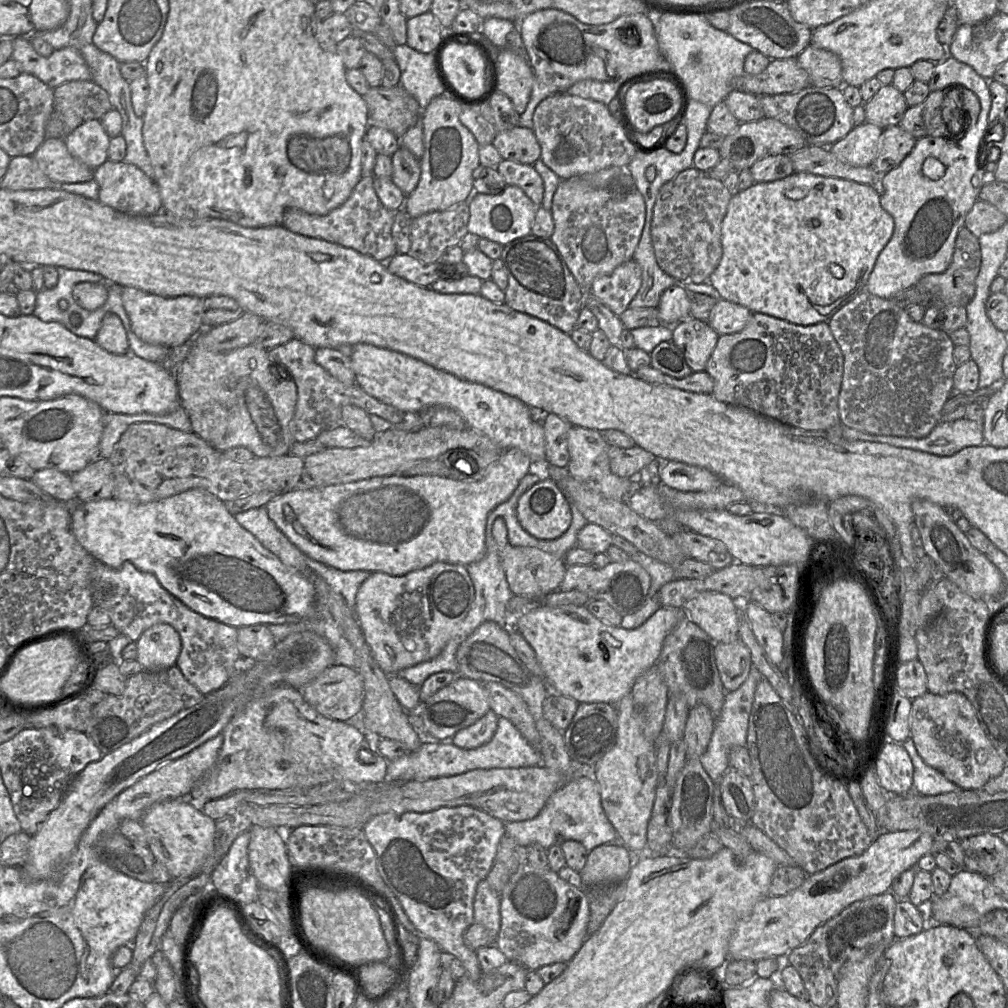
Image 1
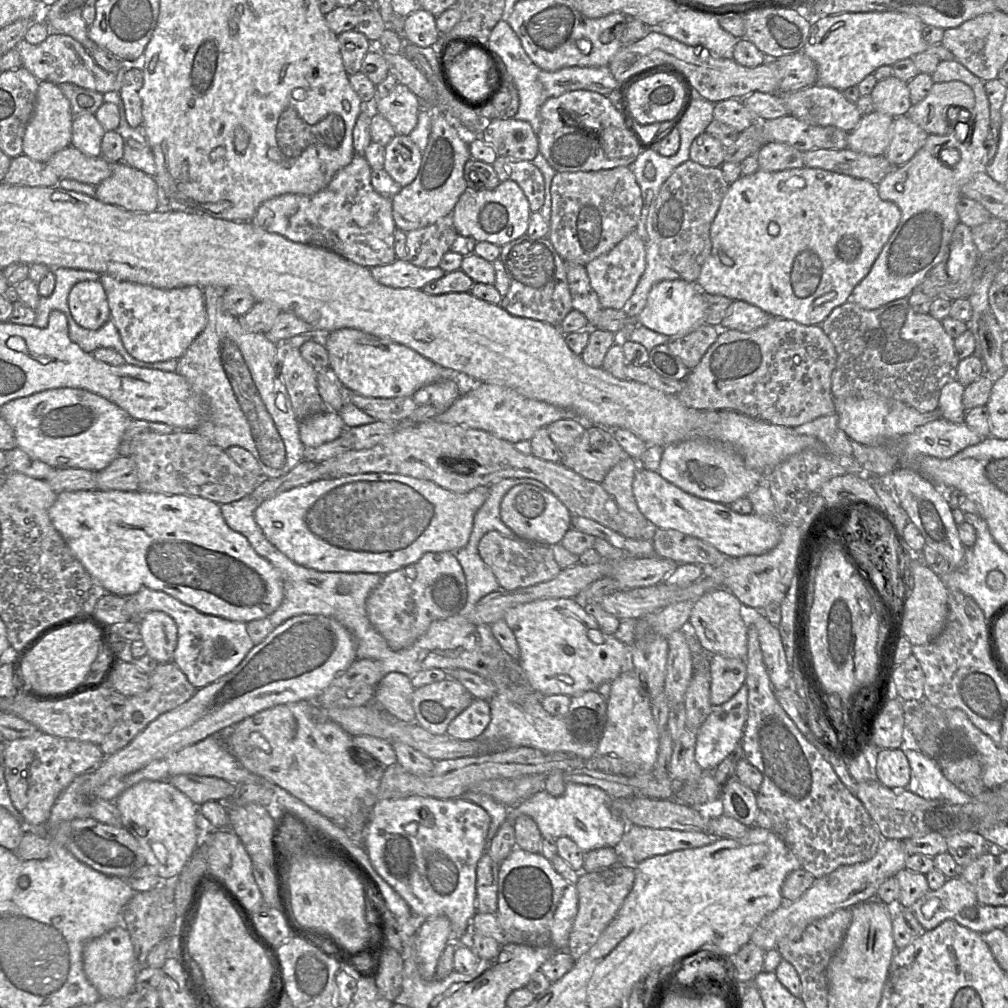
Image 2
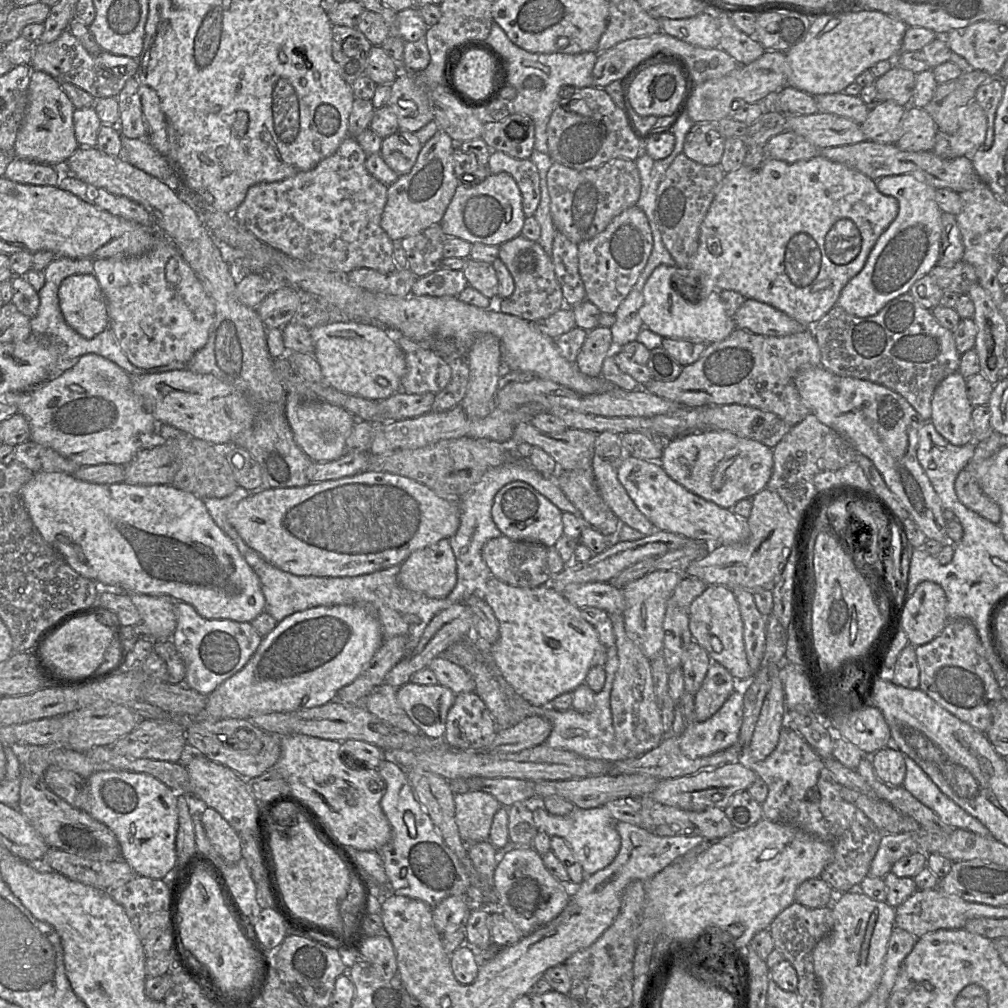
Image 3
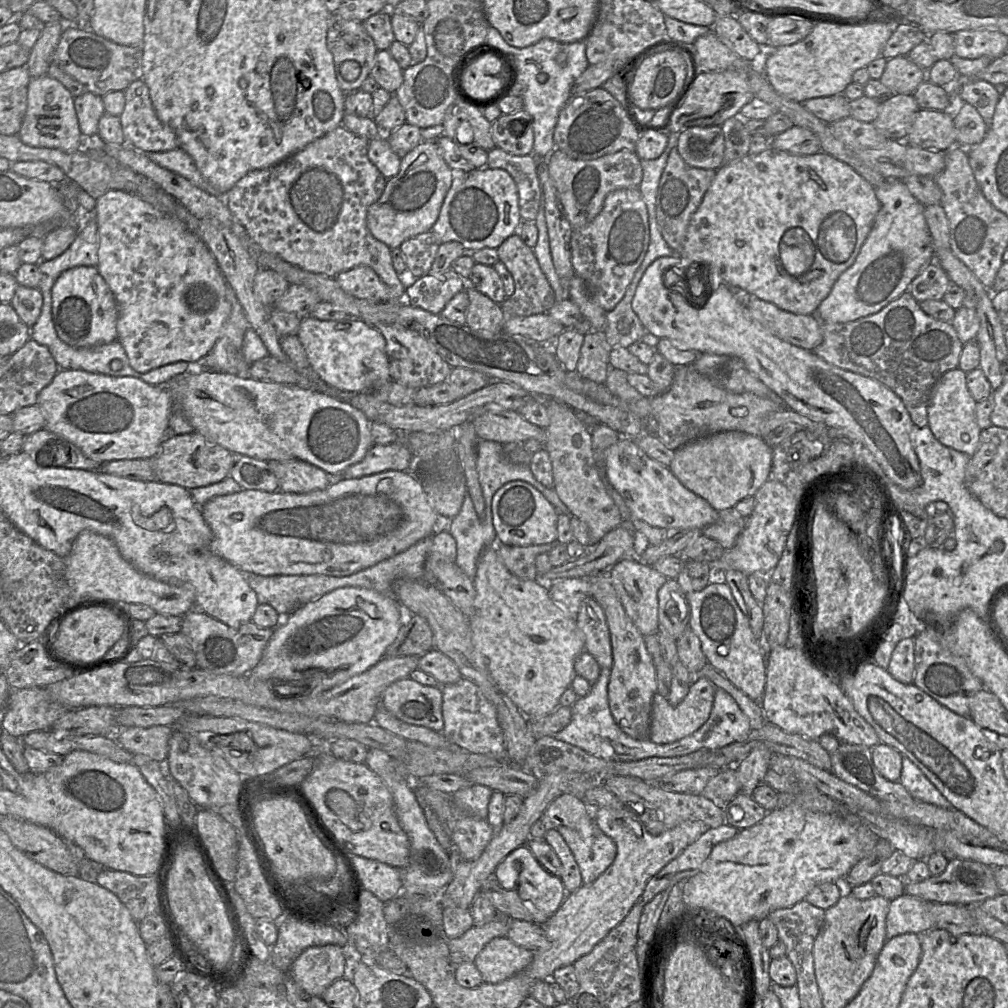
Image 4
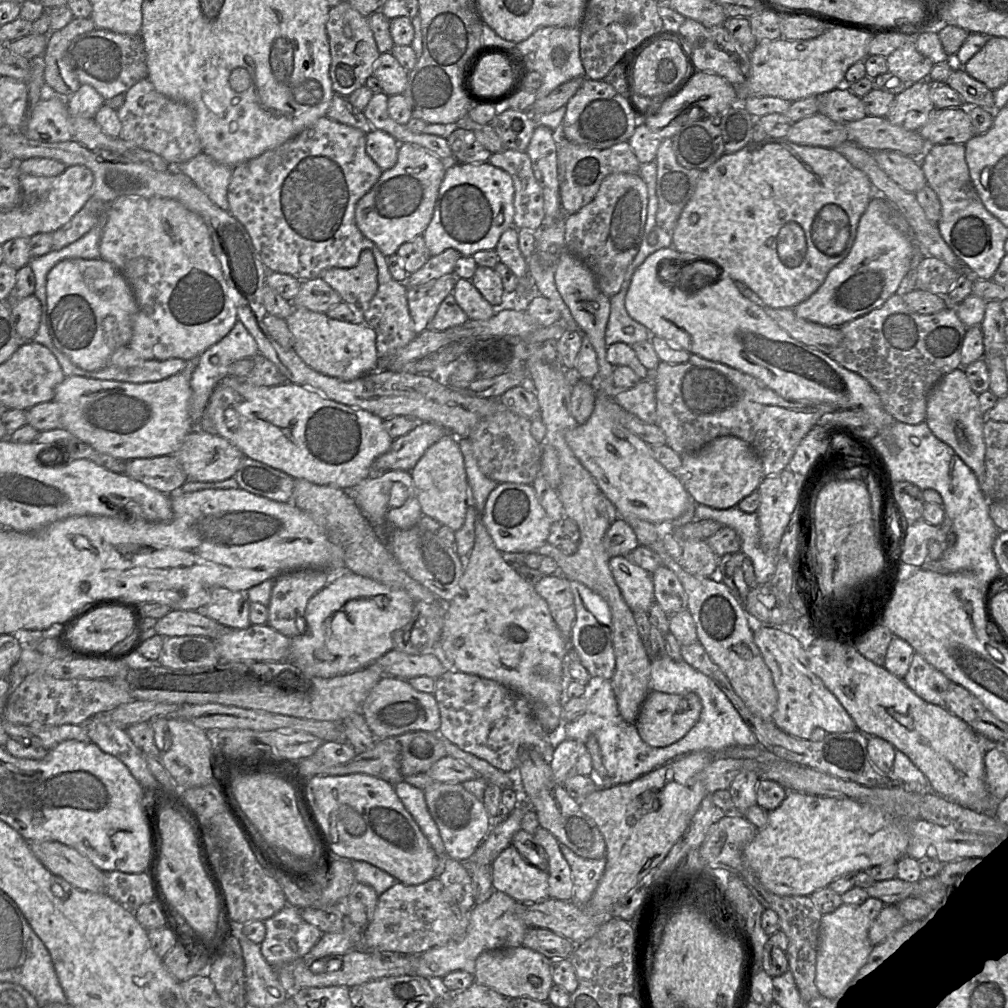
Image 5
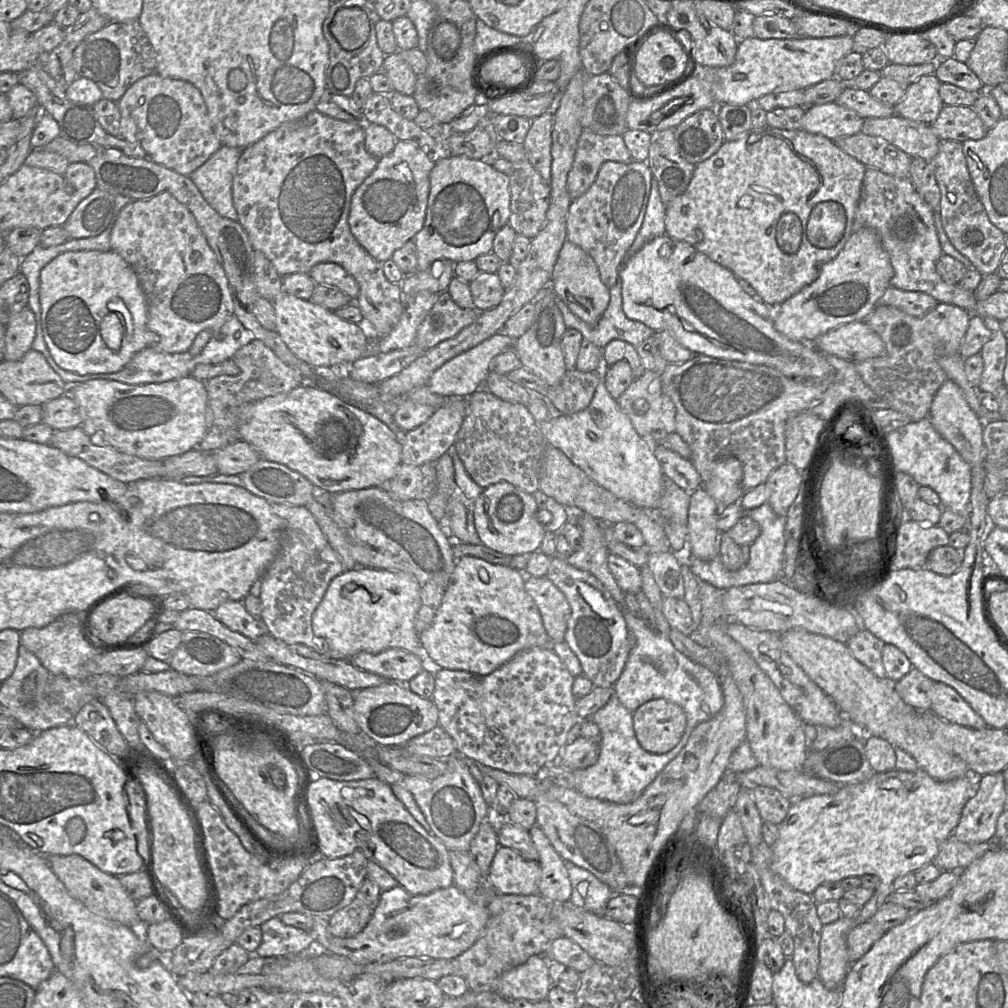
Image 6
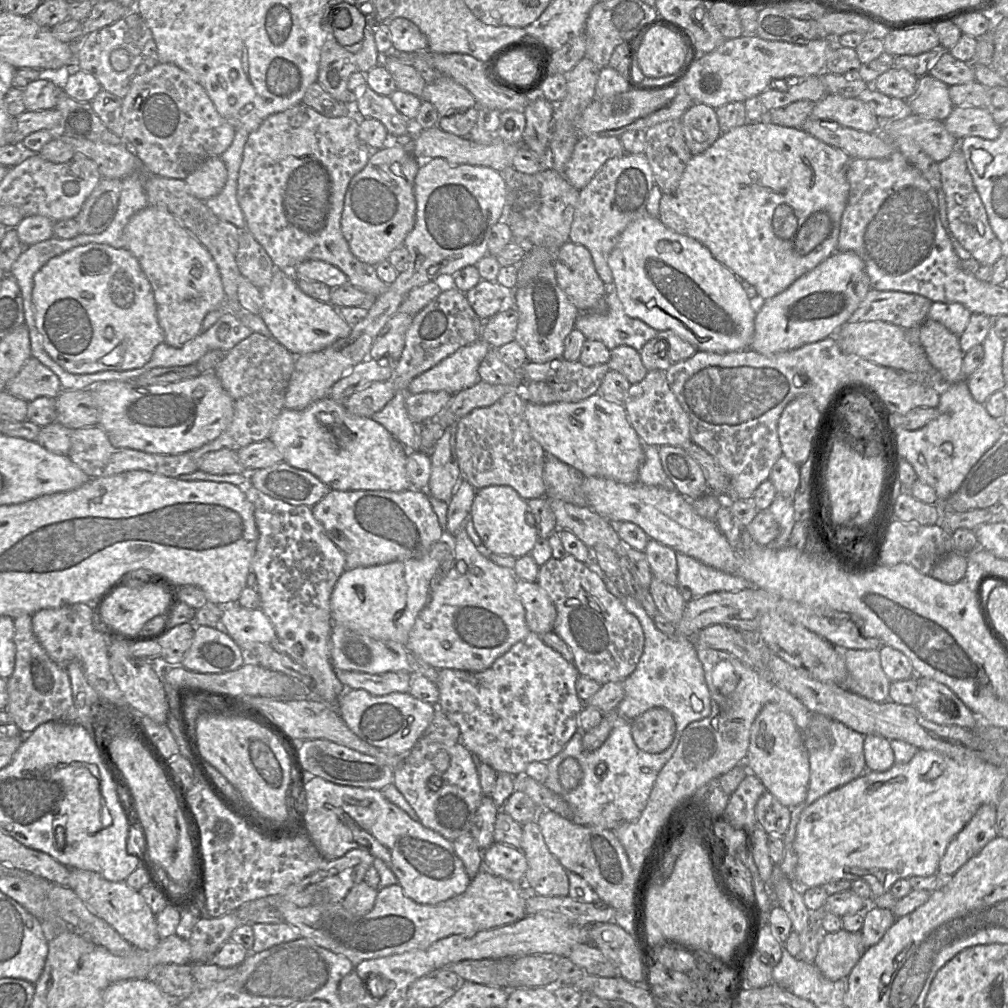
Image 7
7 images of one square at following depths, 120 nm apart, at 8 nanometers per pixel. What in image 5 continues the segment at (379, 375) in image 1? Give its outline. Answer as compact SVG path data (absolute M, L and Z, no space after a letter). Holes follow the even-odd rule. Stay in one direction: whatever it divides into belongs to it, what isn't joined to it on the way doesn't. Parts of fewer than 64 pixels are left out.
M294 307L285 320L293 336L293 350L315 371L350 381L379 370L376 332L367 324L340 321L302 307Z

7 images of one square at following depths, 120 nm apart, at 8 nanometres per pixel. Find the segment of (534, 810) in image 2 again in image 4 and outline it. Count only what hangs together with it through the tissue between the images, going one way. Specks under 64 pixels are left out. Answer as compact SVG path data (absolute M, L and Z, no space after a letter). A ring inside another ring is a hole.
M593 821L586 830L558 826L556 830L570 848L579 867L582 884L596 880L614 861L617 853L615 842Z

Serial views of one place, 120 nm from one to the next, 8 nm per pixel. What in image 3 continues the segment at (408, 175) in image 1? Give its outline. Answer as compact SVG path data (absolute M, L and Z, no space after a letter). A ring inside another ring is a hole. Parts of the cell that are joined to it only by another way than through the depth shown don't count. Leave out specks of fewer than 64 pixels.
M398 130L382 140L380 155L385 163L399 176L410 172L422 148L415 135Z

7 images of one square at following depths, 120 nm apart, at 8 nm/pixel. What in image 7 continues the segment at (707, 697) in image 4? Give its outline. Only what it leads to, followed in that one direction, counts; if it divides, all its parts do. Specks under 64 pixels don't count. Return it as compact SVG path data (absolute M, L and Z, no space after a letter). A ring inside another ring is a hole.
M653 707L631 721L632 738L639 749L661 753L672 743L676 731L673 715L665 708Z

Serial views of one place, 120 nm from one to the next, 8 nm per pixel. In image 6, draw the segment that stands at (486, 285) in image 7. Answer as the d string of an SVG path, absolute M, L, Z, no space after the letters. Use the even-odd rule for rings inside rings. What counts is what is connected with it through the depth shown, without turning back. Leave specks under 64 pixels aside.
M479 272L469 284L475 308L479 312L497 307L506 292L497 272Z

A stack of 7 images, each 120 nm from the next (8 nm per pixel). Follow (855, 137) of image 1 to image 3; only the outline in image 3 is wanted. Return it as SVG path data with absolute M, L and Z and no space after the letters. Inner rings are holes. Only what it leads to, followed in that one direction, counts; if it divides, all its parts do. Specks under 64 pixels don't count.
M883 101L860 125L866 141L896 144L902 135L902 121L906 108L893 101Z

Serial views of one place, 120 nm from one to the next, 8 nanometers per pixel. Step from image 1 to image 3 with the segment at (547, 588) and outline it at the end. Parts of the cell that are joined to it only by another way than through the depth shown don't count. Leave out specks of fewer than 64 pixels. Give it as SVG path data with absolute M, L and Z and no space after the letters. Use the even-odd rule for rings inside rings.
M505 535L488 540L482 548L483 559L494 577L512 586L528 588L550 582L547 552L548 548L542 544L513 540Z

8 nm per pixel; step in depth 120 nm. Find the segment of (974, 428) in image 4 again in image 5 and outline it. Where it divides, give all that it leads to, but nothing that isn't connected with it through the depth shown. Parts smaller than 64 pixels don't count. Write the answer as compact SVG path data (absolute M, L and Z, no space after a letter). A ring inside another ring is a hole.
M963 367L945 374L932 388L927 398L925 422L934 436L950 446L963 460L981 485L985 473L985 420L979 407L978 395L972 391Z

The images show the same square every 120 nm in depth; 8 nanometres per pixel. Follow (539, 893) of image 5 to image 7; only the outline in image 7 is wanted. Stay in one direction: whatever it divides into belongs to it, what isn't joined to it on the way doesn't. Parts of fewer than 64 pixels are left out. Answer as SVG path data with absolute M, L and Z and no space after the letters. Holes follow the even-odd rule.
M493 843L482 852L483 867L492 874L514 884L524 884L527 861L521 850Z

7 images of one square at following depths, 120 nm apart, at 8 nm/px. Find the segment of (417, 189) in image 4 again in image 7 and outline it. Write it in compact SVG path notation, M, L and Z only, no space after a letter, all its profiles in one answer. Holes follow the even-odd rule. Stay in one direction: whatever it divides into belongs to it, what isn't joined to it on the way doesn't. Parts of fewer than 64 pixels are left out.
M387 143L384 148L375 150L366 166L351 179L345 194L341 230L351 252L361 262L375 266L387 260L394 249L403 245L413 229L416 221L414 182L421 165L422 162L417 160L409 147Z

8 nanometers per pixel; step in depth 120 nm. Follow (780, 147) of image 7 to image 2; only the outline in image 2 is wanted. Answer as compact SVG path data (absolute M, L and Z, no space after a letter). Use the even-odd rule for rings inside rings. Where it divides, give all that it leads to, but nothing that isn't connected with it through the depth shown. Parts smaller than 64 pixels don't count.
M805 166L774 172L759 169L751 175L741 176L729 185L711 224L711 253L704 262L695 283L706 293L722 295L733 301L745 301L761 308L772 317L793 320L804 325L821 325L835 307L850 301L853 289L869 273L884 245L897 228L900 219L899 207L894 202L882 200L878 187L868 180Z

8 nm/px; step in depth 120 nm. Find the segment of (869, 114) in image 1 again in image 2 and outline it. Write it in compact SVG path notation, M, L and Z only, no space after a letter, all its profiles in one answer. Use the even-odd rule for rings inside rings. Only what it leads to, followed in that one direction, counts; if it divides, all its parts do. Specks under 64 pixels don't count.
M893 75L877 81L871 92L874 111L888 114L894 118L907 115L912 104L908 83Z

